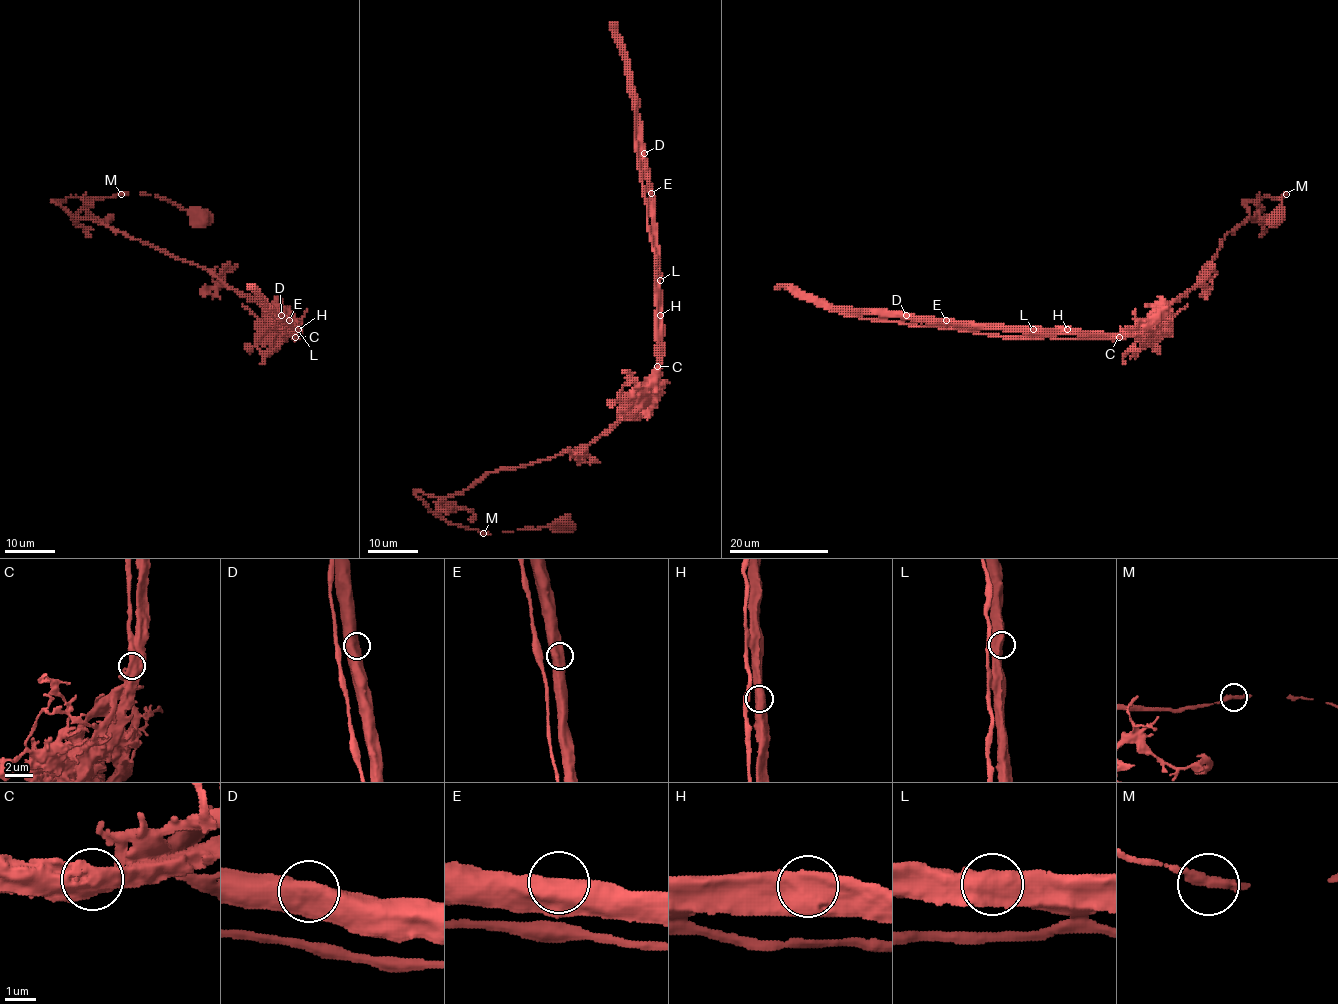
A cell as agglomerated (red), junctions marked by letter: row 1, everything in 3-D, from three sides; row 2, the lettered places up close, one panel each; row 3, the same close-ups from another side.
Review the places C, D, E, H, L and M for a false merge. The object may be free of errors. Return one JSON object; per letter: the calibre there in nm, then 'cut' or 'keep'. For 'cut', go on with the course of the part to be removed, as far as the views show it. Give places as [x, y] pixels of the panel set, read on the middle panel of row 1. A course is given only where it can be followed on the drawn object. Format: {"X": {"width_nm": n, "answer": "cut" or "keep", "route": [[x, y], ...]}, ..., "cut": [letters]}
{"C": {"width_nm": 700, "answer": "cut", "route": [[658, 366], [659, 279], [649, 176], [643, 153], [638, 96], [615, 29], [618, 23]]}, "D": {"width_nm": 700, "answer": "keep"}, "E": {"width_nm": 750, "answer": "keep"}, "H": {"width_nm": 700, "answer": "keep"}, "L": {"width_nm": 650, "answer": "keep"}, "M": {"width_nm": 280, "answer": "keep"}, "cut": ["C"]}

